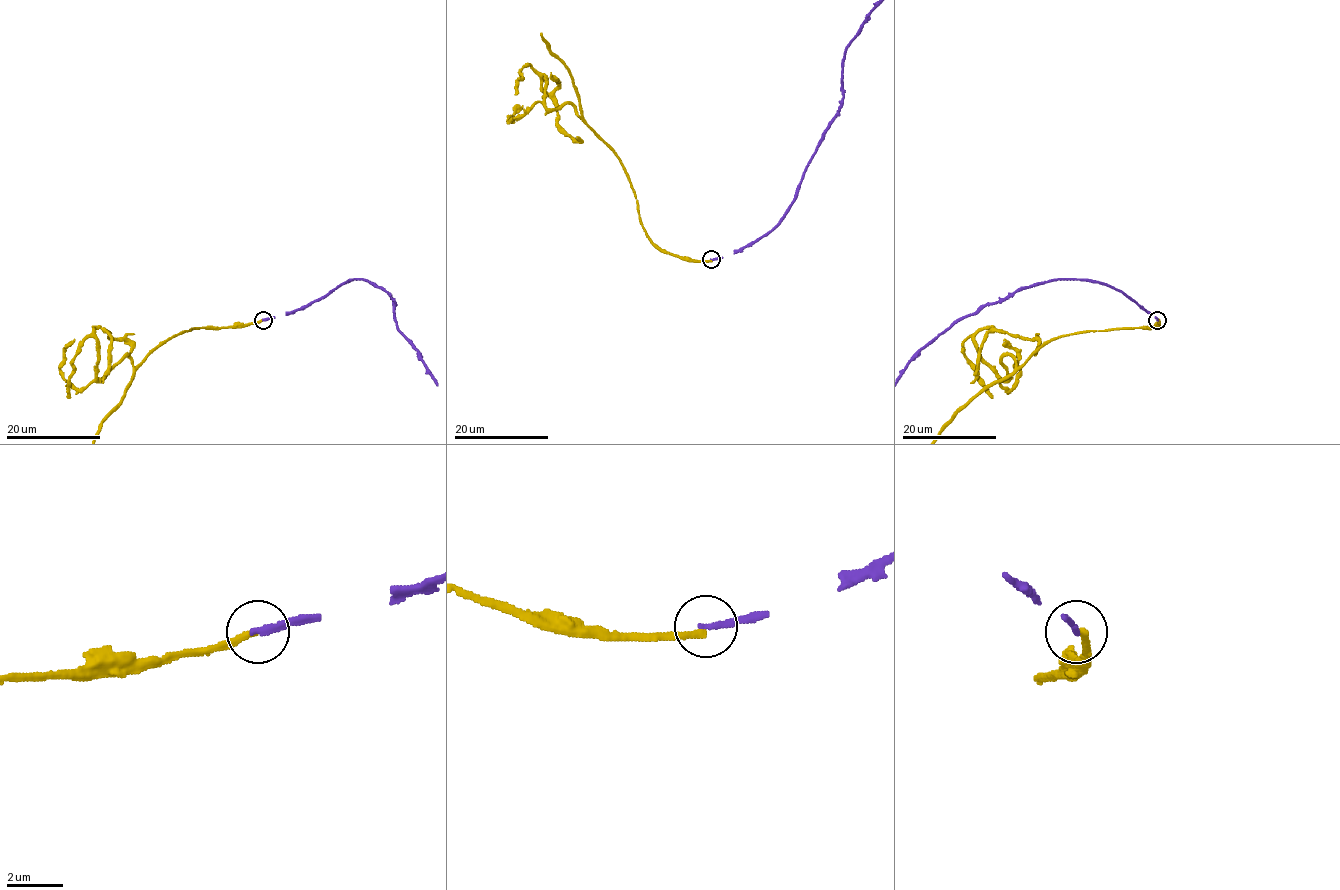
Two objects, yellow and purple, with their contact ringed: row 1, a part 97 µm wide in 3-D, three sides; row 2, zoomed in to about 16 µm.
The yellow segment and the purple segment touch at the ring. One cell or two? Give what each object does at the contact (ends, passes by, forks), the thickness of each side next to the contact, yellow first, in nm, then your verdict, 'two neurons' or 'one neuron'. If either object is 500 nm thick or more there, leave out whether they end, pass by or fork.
yellow ends; purple ends; calibres 240 and 240 nm; two neurons

